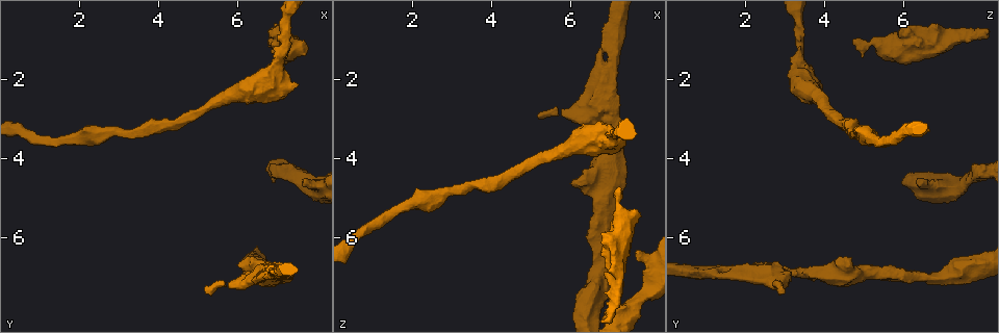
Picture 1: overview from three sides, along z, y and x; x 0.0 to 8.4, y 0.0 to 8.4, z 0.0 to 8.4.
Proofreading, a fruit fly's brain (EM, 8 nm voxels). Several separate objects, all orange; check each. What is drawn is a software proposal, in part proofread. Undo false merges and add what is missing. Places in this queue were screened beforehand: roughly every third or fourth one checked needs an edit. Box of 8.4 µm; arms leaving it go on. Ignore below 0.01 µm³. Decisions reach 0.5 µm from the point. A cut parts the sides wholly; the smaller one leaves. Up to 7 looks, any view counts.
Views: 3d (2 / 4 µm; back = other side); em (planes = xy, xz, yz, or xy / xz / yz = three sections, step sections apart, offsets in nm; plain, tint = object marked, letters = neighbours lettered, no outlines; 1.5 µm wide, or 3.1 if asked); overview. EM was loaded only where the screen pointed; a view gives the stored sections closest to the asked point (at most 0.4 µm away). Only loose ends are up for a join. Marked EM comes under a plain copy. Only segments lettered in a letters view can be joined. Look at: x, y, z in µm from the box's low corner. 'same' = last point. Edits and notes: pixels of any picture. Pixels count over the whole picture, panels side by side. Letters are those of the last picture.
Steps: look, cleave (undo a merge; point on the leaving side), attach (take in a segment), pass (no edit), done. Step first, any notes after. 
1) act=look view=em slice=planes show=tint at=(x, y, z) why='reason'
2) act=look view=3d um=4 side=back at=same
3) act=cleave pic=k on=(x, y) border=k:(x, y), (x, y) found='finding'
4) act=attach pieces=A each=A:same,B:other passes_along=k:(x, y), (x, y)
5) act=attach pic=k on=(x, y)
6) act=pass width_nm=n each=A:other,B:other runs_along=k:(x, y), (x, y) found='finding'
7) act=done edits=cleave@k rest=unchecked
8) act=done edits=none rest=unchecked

act=look view=em slice=xz step=8 show=letters at=(6.00, 6.70, 4.65) why='thick end'

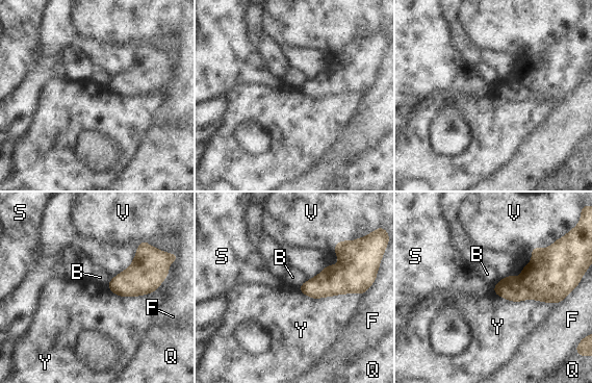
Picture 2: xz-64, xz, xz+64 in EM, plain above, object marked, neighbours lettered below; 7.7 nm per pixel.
act=pass each=B:other,F:other,Q:other,S:other,V:other,Y:other found='none of them fits'

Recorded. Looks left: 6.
act=look view=em slice=xy step=8 show=letters at=(7.60, 4.60, 6.25) why='branch stops here'

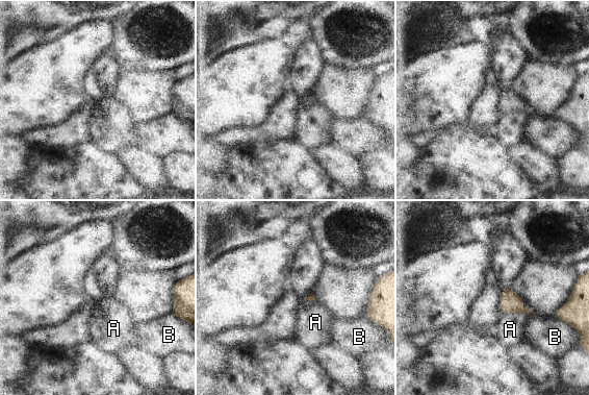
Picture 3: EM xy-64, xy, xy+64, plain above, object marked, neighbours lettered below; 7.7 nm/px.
act=pass each=A:other,B:other border=3:(502, 312), (525, 312), (531, 315) found='none of them fits'

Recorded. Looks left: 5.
act=look view=em slice=planes show=letters at=(5.15, 7.20, 3.00) why='an open end'

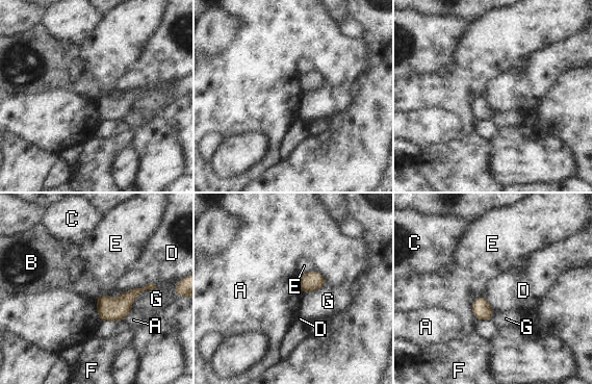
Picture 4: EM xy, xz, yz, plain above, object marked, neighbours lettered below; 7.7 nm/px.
act=pass each=A:other,B:other,C:other,D:other,E:other,F:other,G:other border=4:(98, 295), (95, 299) found='no lettered segment goes on from it'

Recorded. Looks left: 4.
act=done edits=none rest=unchecked

